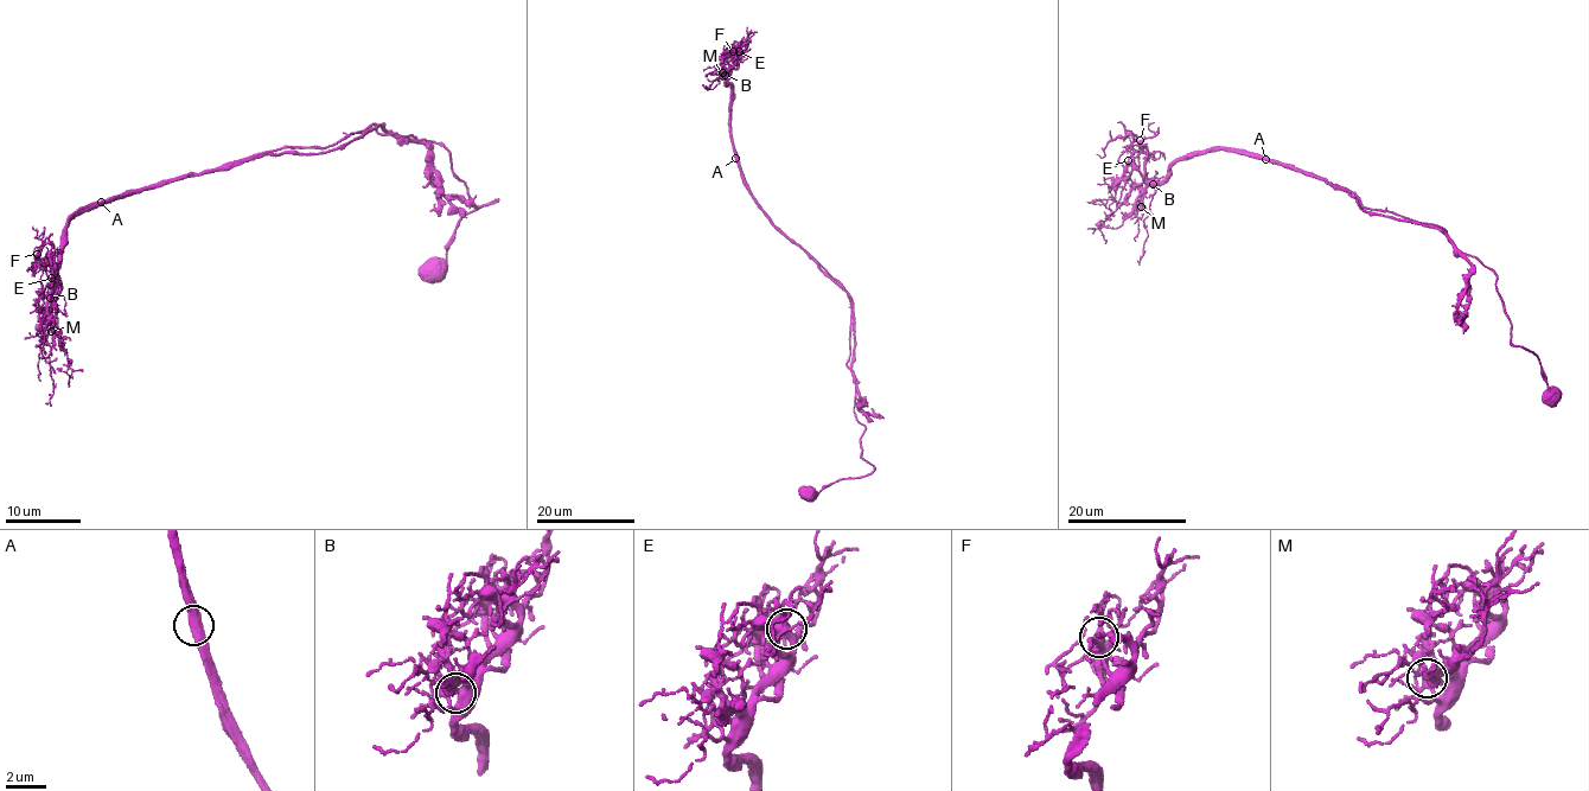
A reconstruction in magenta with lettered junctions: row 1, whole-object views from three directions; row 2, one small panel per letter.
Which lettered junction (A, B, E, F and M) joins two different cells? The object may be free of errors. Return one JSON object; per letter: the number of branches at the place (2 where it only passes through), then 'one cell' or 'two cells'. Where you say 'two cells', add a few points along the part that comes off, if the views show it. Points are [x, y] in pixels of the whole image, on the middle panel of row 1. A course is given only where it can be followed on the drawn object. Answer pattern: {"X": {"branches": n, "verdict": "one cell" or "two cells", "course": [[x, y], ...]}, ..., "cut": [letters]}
{"A": {"branches": 2, "verdict": "one cell"}, "B": {"branches": 3, "verdict": "one cell"}, "E": {"branches": 3, "verdict": "one cell"}, "F": {"branches": 4, "verdict": "one cell"}, "M": {"branches": 3, "verdict": "one cell"}, "cut": []}

